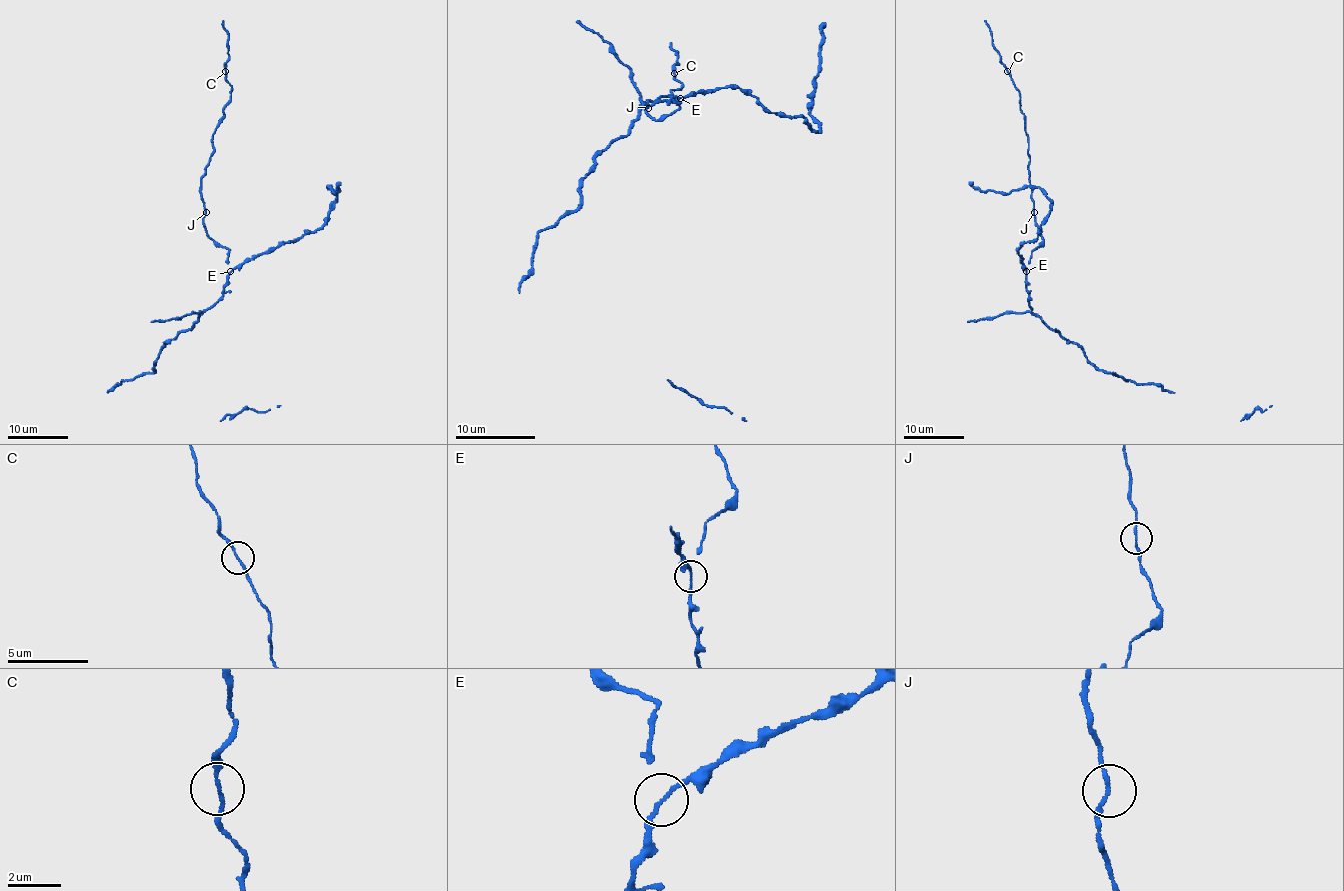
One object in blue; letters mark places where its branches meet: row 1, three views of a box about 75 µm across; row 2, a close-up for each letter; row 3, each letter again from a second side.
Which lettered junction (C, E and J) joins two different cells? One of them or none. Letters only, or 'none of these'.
E

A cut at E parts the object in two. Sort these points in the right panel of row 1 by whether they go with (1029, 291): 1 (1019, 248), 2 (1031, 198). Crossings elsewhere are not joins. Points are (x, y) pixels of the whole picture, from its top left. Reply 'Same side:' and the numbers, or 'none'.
Same side: 2

